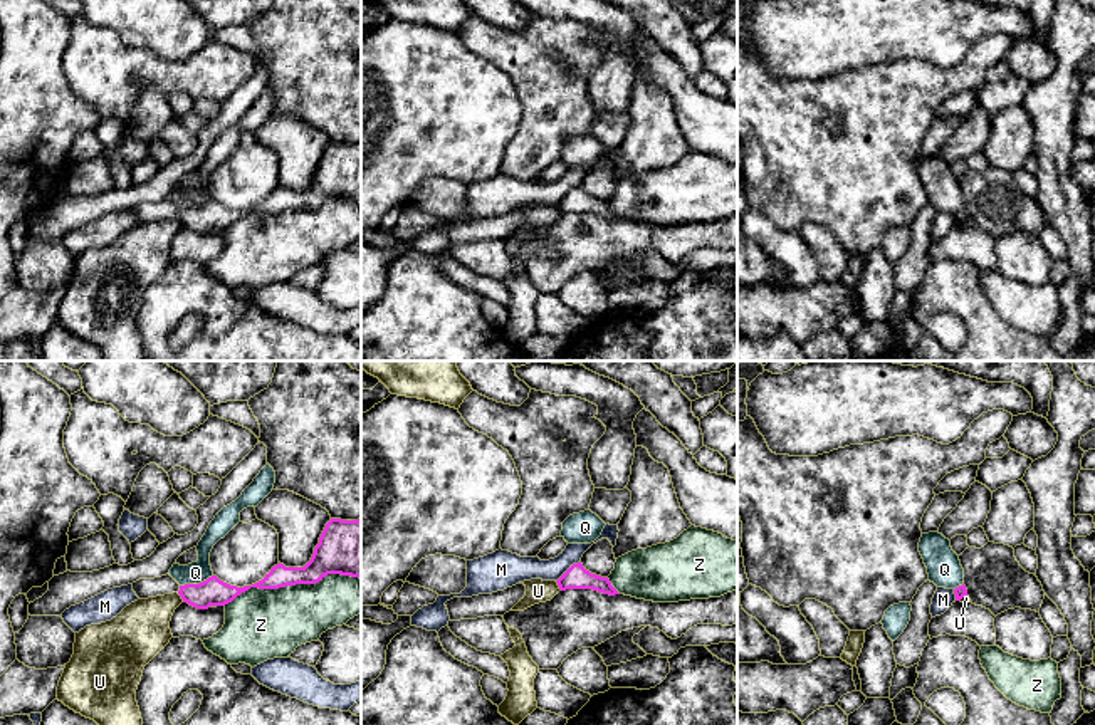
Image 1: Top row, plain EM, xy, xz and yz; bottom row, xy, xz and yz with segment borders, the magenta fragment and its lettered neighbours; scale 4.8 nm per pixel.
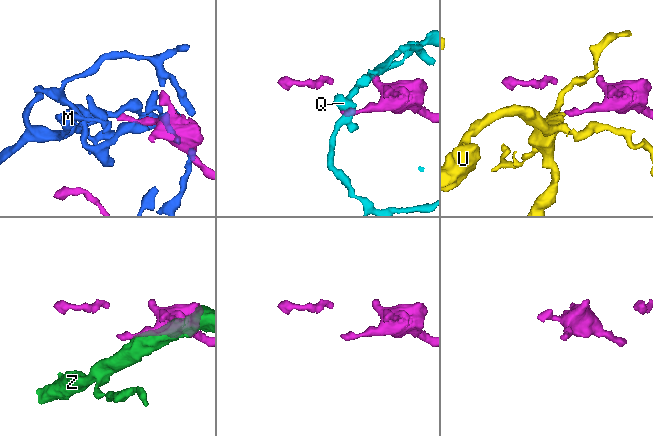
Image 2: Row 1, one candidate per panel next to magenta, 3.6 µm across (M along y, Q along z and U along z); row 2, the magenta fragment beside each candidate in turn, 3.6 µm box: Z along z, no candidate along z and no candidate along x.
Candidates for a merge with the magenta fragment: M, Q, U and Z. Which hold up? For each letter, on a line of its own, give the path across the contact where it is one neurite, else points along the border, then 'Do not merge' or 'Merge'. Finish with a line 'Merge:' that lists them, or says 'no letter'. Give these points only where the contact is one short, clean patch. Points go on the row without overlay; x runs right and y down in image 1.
M: Boundary: xz (578, 185), (556, 205). Do not merge
Q: Boundary: xy (212, 198), (199, 207), (180, 210). Do not merge
U: Boundary: xy (177, 217), (183, 225). Do not merge
Z: Do not merge
Merge: no letter

